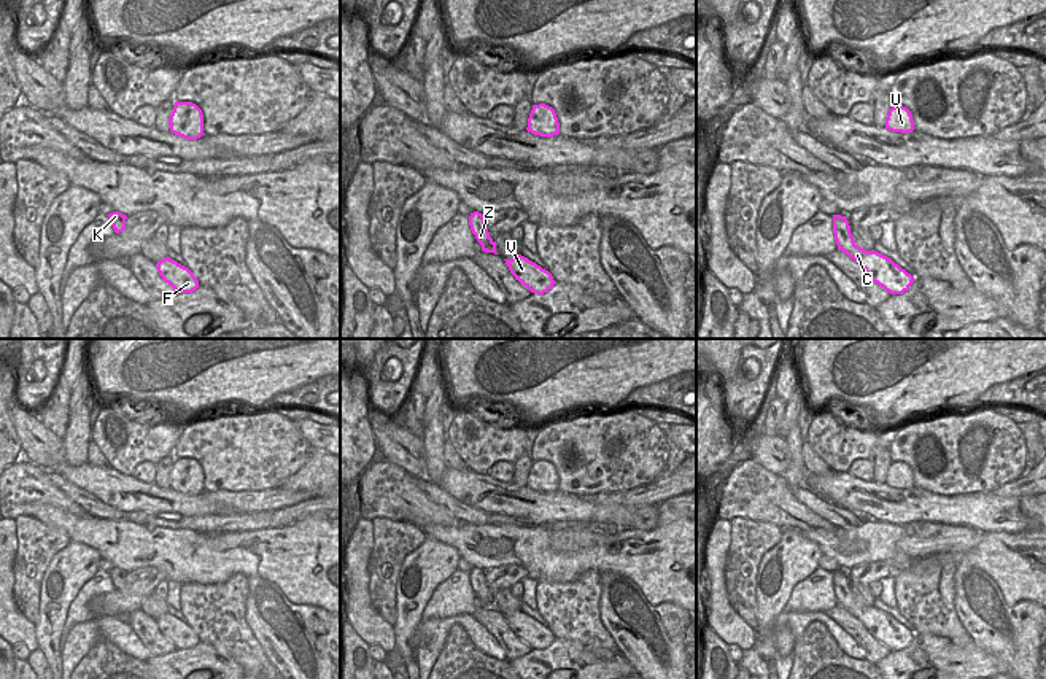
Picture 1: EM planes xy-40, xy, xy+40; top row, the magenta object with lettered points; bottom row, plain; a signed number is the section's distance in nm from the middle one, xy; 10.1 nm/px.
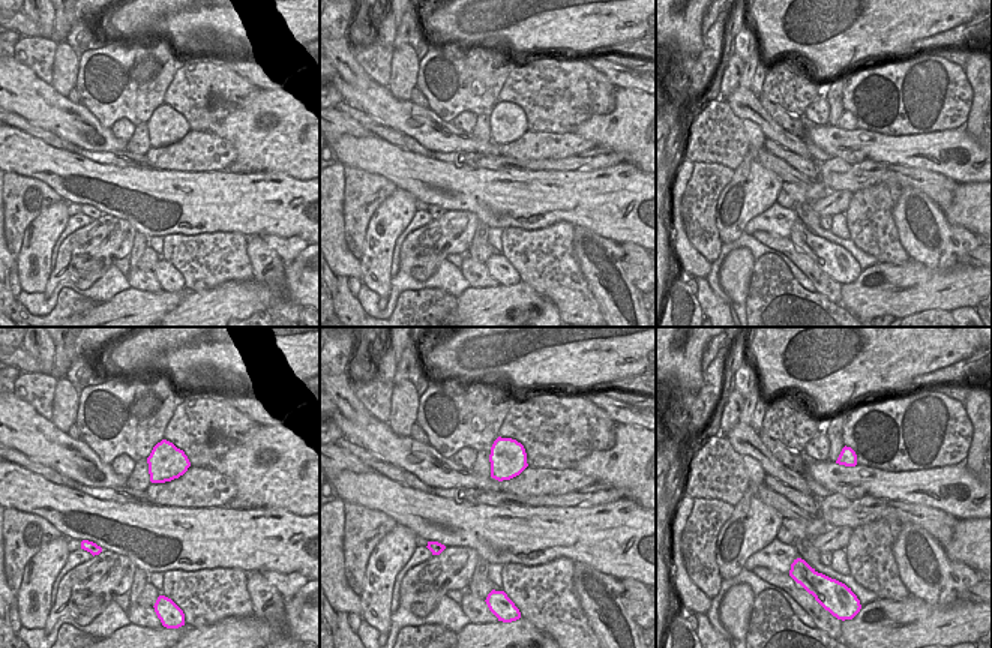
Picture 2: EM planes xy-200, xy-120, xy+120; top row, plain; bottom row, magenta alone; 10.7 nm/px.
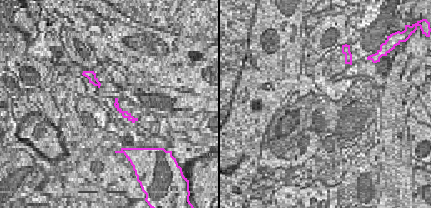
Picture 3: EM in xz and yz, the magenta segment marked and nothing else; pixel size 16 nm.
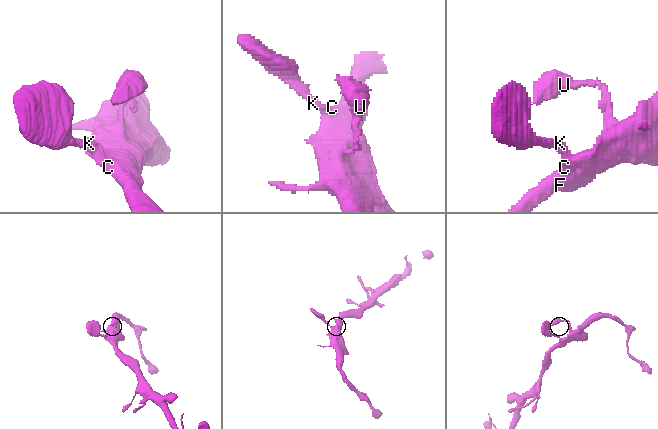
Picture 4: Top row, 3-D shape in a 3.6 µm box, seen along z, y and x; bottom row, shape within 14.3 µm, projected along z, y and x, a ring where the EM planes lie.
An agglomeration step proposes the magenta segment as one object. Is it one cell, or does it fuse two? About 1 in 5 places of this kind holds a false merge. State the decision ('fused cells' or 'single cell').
single cell

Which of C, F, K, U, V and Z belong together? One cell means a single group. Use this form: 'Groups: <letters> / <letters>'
Groups: C F K U V Z

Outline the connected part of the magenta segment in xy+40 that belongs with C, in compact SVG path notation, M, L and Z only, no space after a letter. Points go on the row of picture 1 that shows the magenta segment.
M833 215L833 234L838 250L858 262L868 277L890 294L903 294L914 281L914 275L908 274L890 258L871 250L860 248L850 234L846 216Z

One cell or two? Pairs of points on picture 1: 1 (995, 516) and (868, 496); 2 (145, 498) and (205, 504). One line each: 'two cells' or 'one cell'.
1: one cell
2: one cell

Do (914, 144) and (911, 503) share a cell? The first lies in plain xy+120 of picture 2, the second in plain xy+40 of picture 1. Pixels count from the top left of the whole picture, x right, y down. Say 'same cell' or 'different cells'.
same cell

